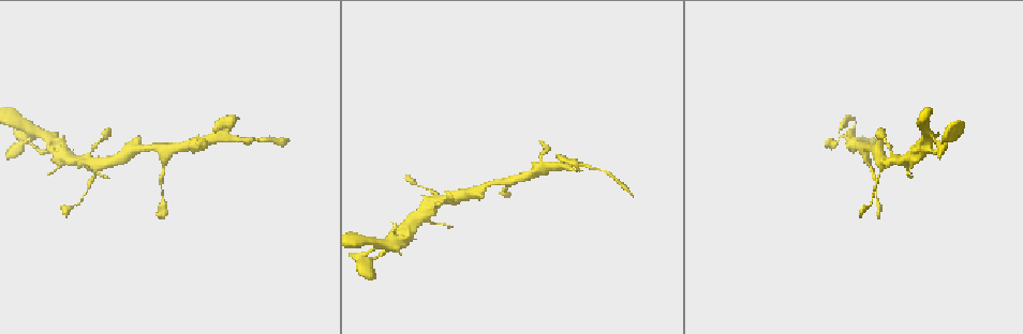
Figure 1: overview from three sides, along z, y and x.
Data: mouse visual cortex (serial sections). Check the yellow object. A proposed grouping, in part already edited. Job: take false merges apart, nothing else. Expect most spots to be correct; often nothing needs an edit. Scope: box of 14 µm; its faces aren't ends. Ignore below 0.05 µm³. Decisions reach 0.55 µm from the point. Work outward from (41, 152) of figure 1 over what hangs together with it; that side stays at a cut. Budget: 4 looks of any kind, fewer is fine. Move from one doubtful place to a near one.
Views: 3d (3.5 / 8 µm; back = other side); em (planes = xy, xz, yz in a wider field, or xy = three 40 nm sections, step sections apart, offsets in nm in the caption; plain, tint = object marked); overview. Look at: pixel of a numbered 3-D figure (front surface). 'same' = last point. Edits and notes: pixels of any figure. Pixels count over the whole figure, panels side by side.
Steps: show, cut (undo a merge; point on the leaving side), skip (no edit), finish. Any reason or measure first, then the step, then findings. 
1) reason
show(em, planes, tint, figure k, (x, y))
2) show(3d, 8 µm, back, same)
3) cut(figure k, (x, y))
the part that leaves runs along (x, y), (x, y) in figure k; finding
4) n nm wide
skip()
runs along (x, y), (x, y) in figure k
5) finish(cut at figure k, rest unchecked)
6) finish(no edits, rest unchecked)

thin arm on a thick one
show(3d, 8 µm, figure 1, (436, 200))

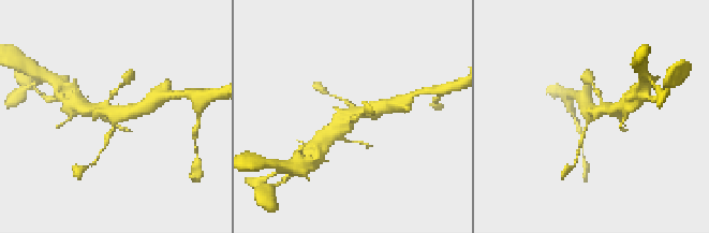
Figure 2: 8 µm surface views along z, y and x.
4 arms; arms of 150, 150, 400, 450 nm
show(em, xy, step 2, tint, figure 2, (115, 111))

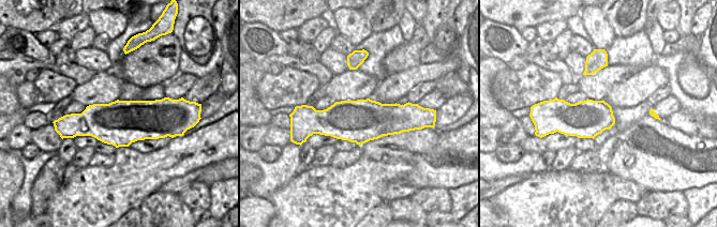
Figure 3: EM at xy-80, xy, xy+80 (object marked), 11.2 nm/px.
skip()
runs along (329, 134), (352, 115), (383, 106) in figure 2; all the same cell

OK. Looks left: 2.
sudden change in width
show(3d, 3.5 µm, figure 1, (543, 168))

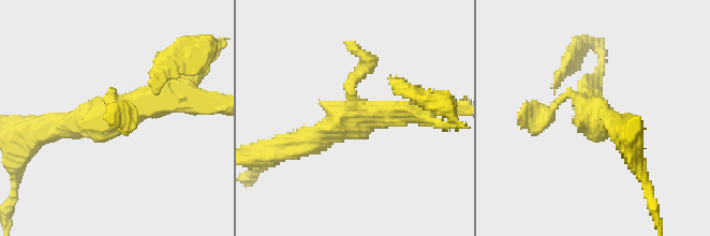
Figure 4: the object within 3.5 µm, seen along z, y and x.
now the EM
show(em, xy, step 1, tint, figure 4, (358, 112))

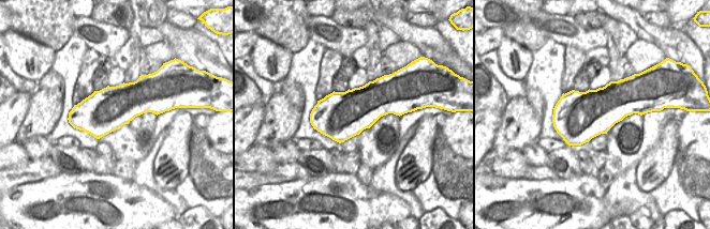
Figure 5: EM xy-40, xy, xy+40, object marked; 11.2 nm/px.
skip()
runs along (54, 126), (114, 119), (179, 89) in figure 4; continuous, no second cell

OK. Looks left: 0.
finish(no edits, rest unchecked)

